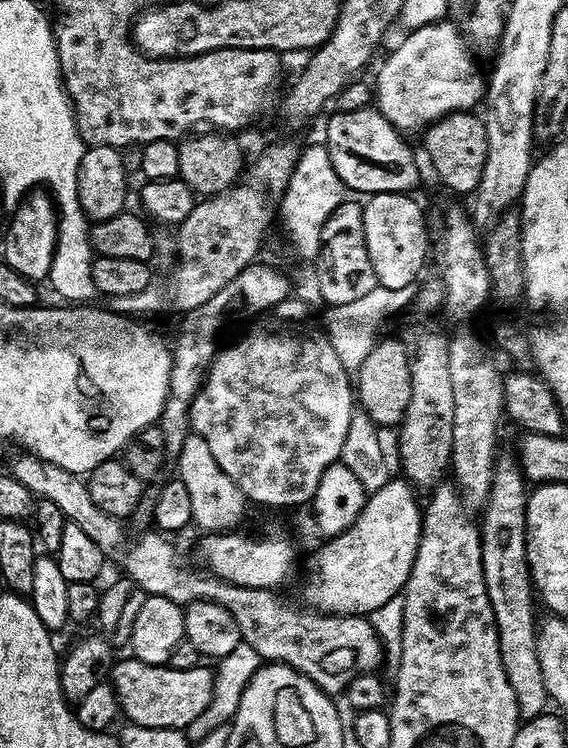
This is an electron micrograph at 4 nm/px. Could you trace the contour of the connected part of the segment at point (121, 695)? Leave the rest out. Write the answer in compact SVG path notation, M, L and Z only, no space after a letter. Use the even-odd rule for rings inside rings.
M135 658L117 659L110 673L110 683L120 703L123 719L147 728L187 729L208 706L213 690L214 672L201 666L174 670L162 664L147 664Z

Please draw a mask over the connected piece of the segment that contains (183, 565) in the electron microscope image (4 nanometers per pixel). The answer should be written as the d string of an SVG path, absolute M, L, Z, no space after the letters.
M159 530L151 531L142 533L129 546L128 552L120 556L121 566L128 571L125 572L127 579L133 580L147 595L170 598L170 602L181 606L192 604L195 600L209 600L218 602L218 606L226 606L226 610L234 614L234 622L238 622L241 641L252 646L260 655L261 661L285 664L298 670L333 698L339 697L347 689L348 681L353 680L357 674L372 674L377 671L376 667L380 664L380 640L376 637L378 632L371 619L362 616L330 616L304 606L295 608L294 605L279 600L277 593L270 588L234 586L211 574L196 576L195 570L184 561L183 554L168 541L171 539Z

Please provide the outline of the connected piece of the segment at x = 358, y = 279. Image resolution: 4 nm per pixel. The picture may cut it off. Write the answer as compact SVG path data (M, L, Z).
M345 199L321 228L320 249L314 259L316 284L320 287L321 298L331 307L357 302L378 287L374 266L370 266L370 254L366 250L364 209L361 201L356 200Z

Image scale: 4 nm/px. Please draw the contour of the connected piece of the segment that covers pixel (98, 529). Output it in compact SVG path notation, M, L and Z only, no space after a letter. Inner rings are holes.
M31 454L20 455L24 456L18 457L13 462L10 474L15 480L22 482L22 486L29 488L33 497L54 502L54 506L58 506L58 510L62 510L65 521L78 526L78 530L83 530L94 541L94 546L98 546L98 550L102 550L105 558L112 558L123 550L123 527L125 525L118 518L106 514L106 510L94 506L94 498L90 498L90 490L83 475L77 474L70 468L59 468L48 464Z

